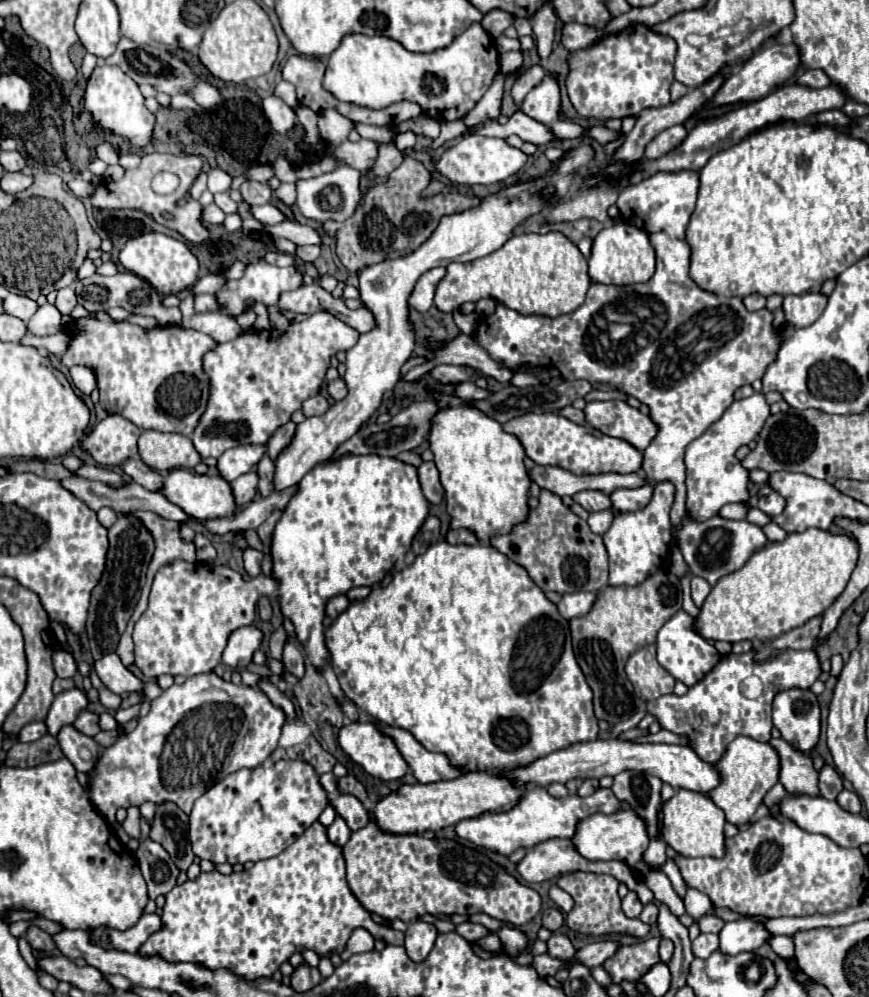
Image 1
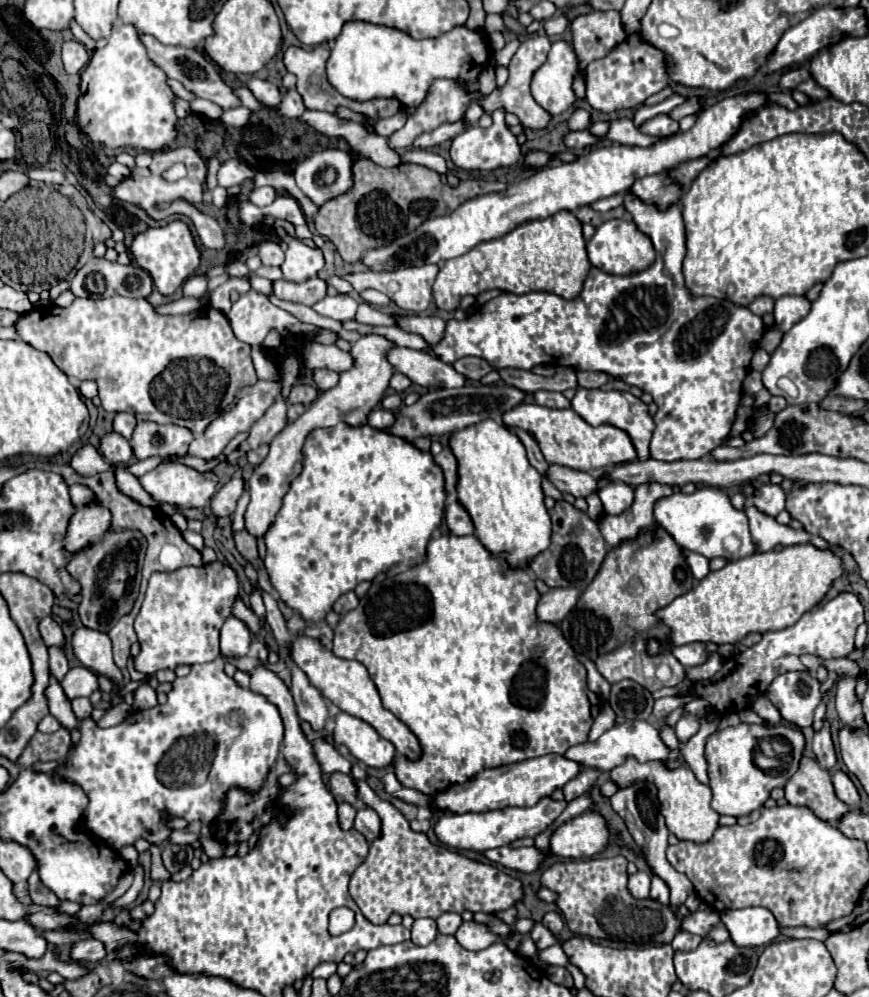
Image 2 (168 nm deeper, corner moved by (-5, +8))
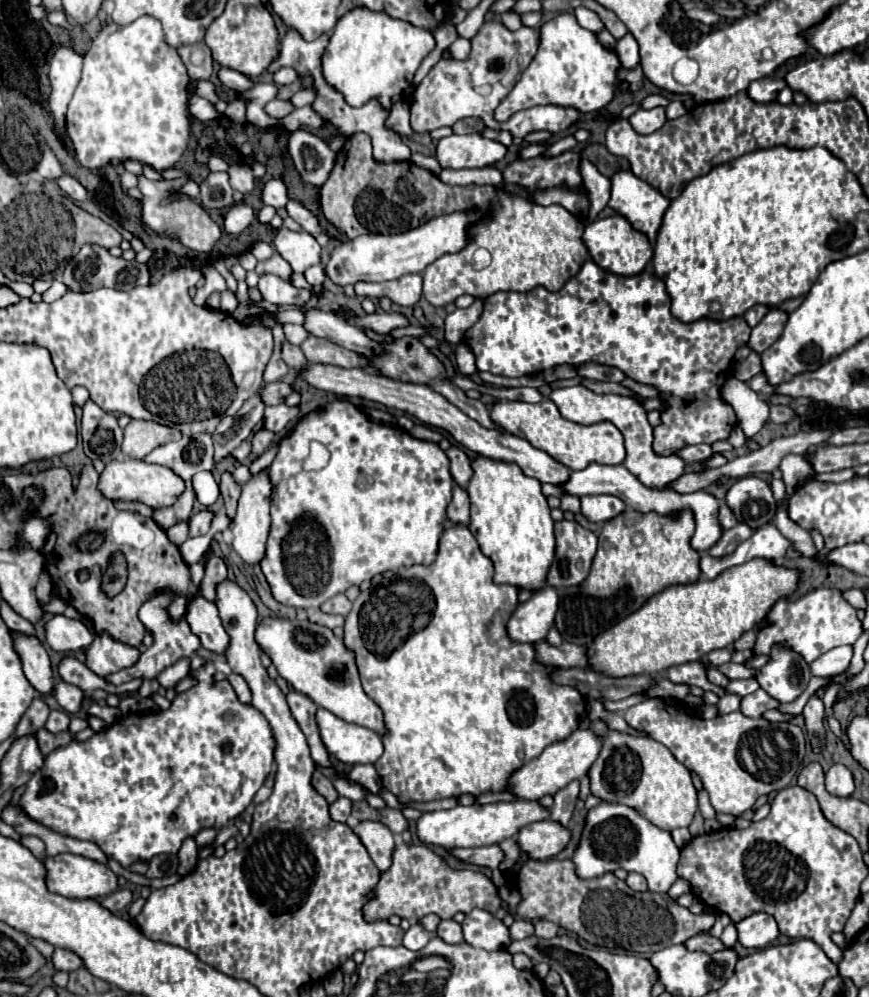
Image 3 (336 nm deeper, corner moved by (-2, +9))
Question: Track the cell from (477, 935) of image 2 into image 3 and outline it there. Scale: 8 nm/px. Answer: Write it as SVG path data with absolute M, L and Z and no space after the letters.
M453 919L449 921L441 921L437 925L437 933L439 939L443 939L445 943L461 943L463 941L463 933L461 933L461 925L455 923Z

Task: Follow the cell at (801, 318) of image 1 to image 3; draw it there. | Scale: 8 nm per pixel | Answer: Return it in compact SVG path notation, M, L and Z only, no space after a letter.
M771 309L763 317L763 321L757 327L753 327L747 347L755 353L763 353L769 345L777 341L777 337L781 337L781 329L785 327L785 321L787 321L787 313L779 309Z

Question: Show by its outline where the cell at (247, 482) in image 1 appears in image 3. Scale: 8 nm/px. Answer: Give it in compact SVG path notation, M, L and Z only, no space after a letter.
M199 511L195 515L191 515L191 519L187 521L189 527L189 537L197 537L197 535L205 535L211 527L211 519L213 515L209 511Z

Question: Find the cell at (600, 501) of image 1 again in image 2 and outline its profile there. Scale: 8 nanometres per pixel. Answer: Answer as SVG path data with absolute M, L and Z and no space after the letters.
M550 466L548 470L548 480L566 494L572 494L576 498L588 498L592 494L598 494L598 480L588 474L588 472L580 472L580 470L568 470L566 466Z

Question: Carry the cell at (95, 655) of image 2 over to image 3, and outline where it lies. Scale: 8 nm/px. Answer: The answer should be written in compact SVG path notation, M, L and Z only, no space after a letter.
M53 615L45 623L45 639L53 651L77 653L89 647L89 643L93 641L93 635L79 619L69 619L65 615Z

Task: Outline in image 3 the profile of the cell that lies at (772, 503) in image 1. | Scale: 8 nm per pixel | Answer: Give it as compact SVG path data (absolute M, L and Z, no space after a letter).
M755 475L737 479L729 487L725 503L739 523L747 523L753 529L771 523L777 509L769 483Z

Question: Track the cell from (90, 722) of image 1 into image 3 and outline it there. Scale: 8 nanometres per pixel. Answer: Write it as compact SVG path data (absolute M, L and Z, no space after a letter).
M57 679L55 683L55 699L67 713L77 713L83 703L83 691L75 685L65 683L63 679Z

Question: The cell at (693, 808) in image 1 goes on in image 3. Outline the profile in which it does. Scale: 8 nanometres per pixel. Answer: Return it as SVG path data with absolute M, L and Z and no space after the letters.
M609 731L597 761L589 767L587 775L591 795L607 803L613 803L615 799L617 803L635 807L655 827L665 831L689 827L697 811L697 791L693 787L691 773L671 755L663 743L649 737Z

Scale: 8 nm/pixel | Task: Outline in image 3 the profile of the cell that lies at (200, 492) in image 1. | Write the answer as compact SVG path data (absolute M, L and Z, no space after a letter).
M125 459L105 465L103 473L99 475L97 489L105 499L111 501L139 501L149 507L165 507L175 503L175 499L183 493L183 481L171 469L161 465L151 465L141 459Z

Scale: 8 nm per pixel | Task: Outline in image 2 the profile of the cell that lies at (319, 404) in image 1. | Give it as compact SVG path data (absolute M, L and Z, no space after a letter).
M294 384L290 390L290 402L292 404L304 404L310 406L318 396L318 388L314 388L312 384Z

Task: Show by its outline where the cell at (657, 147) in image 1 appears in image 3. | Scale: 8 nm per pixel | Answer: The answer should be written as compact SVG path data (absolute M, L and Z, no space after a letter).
M639 107L631 117L629 117L629 123L633 125L633 129L637 133L653 133L657 129L661 129L661 125L667 121L665 117L665 107L653 107L653 109L643 109Z

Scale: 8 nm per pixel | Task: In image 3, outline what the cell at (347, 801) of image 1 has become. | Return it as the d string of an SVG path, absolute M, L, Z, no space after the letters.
M363 821L355 827L355 833L361 837L363 845L369 851L369 857L377 865L379 871L387 871L391 867L391 855L395 849L393 833L377 821Z

